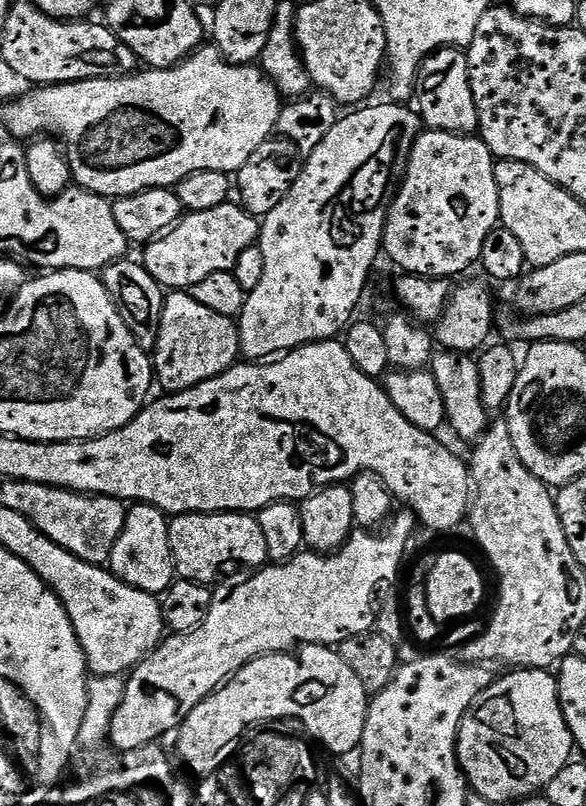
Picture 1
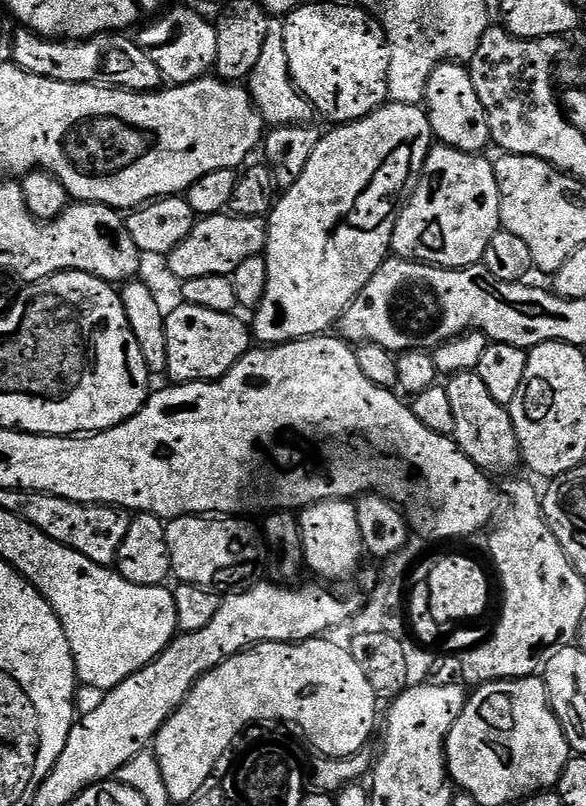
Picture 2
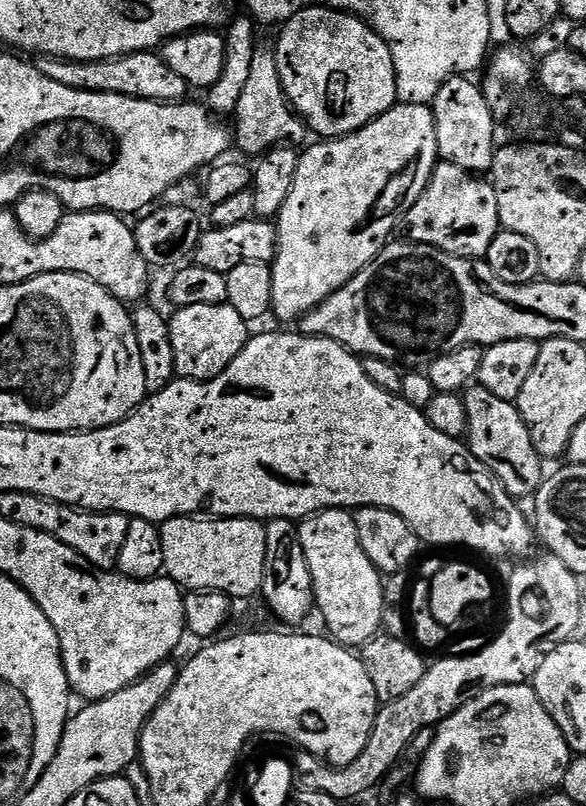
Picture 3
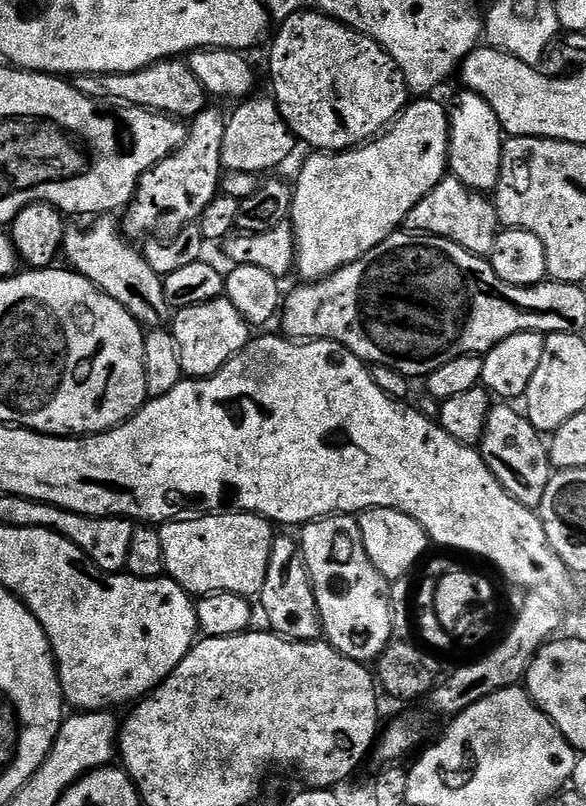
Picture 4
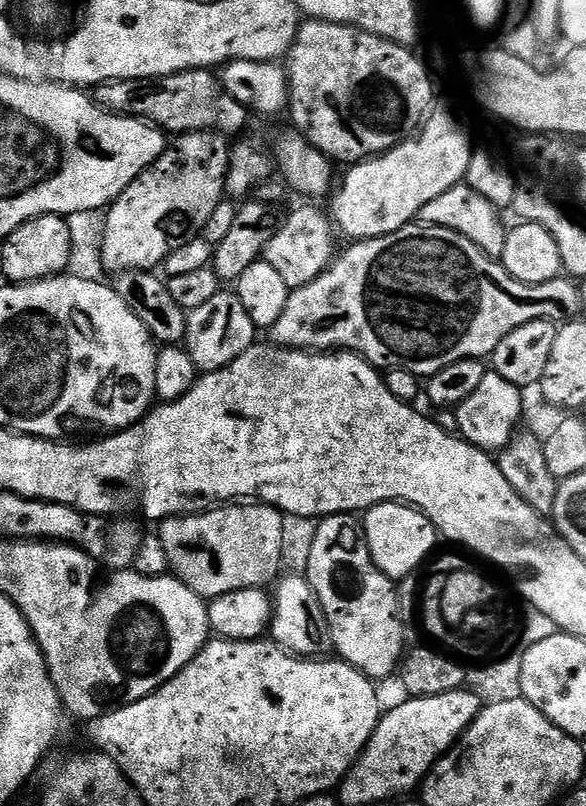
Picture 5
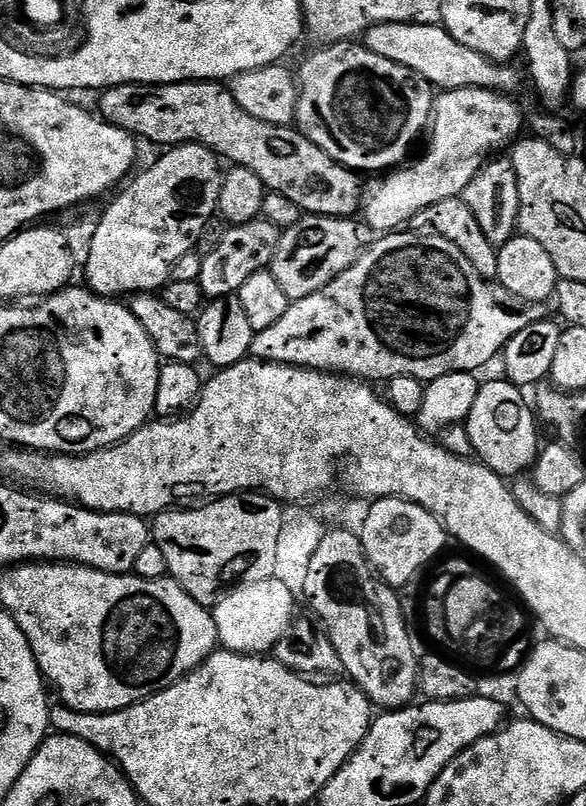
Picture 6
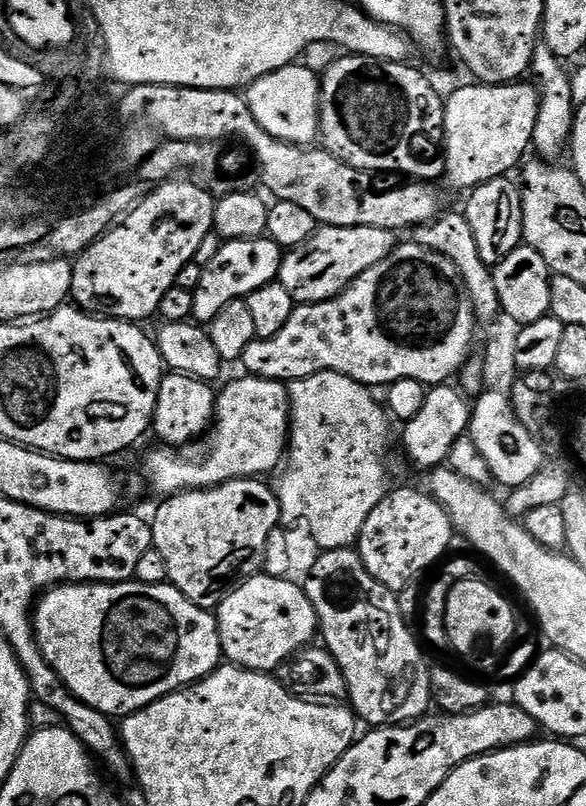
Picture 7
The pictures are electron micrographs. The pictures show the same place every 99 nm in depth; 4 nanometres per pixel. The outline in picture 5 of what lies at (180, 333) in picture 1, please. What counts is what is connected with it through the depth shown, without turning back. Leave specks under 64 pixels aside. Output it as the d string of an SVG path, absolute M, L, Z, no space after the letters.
M221 290L214 294L214 298L210 298L210 302L187 313L182 347L194 362L197 373L217 372L230 366L234 358L253 347L257 343L256 335L257 326L250 322L250 316L246 314L246 308L238 302L235 291Z

